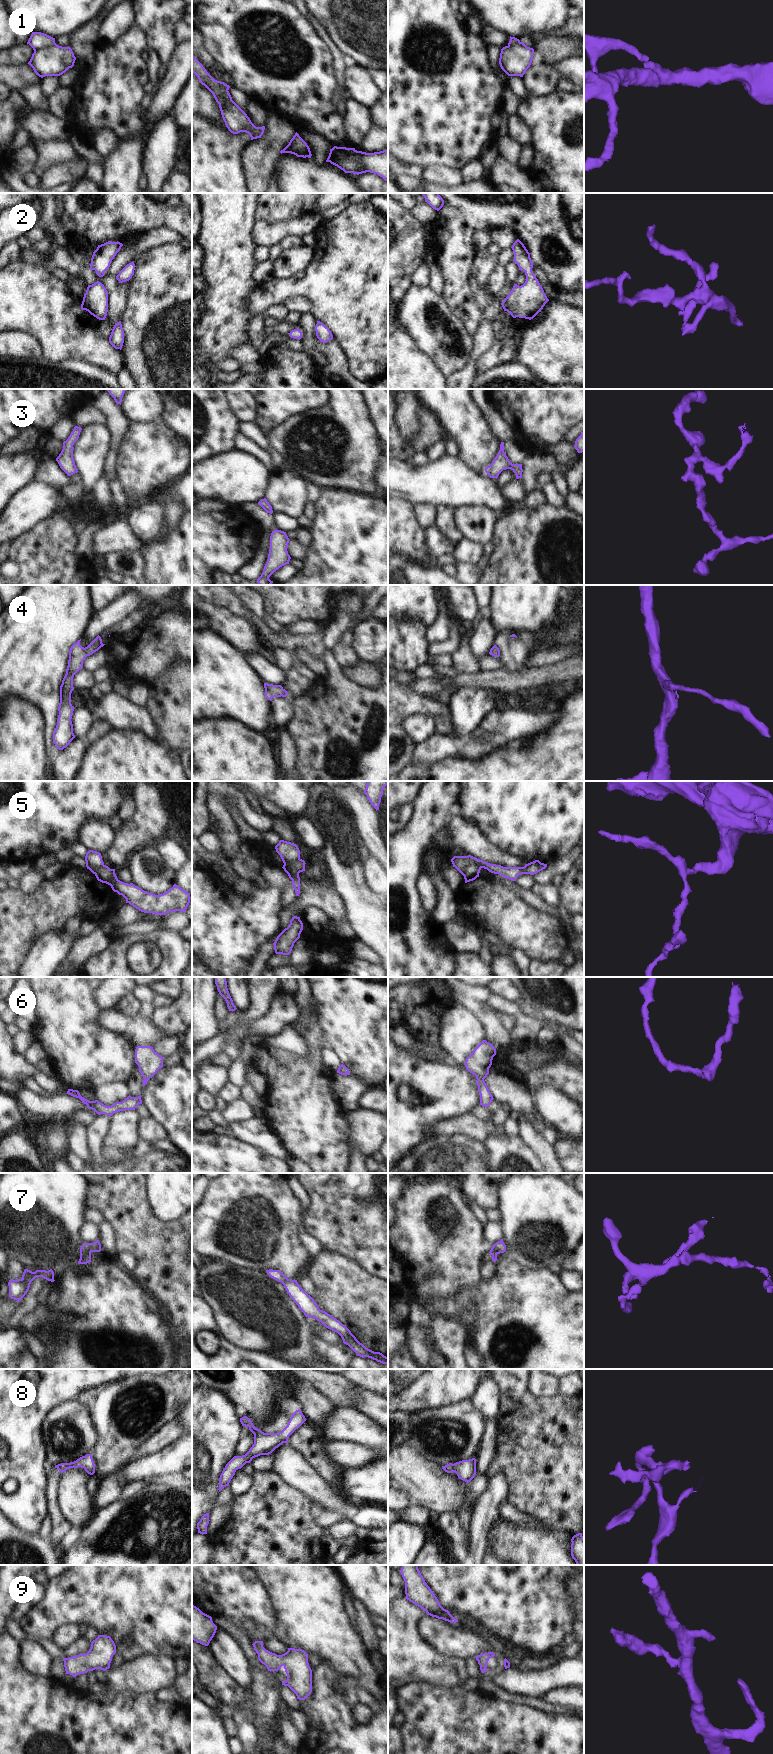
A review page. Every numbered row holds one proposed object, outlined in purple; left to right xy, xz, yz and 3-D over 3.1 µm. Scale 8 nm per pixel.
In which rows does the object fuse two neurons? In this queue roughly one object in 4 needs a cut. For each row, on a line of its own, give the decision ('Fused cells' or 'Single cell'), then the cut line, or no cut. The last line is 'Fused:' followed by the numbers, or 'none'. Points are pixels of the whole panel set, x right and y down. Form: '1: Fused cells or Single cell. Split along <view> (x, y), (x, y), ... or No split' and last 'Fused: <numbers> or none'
1: Fused cells. Split along xy (55, 43), (34, 51)
2: Single cell. No split
3: Single cell. No split
4: Single cell. No split
5: Fused cells. Split along yz (480, 867), (469, 864), (463, 875)
6: Single cell. No split
7: Single cell. No split
8: Single cell. No split
9: Single cell. No split
Fused: 1, 5

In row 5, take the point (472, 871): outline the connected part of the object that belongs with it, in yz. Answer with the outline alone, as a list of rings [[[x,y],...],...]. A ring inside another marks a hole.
[[[474,864],[468,865],[464,873],[465,883],[473,881],[479,877],[480,870],[481,868]]]

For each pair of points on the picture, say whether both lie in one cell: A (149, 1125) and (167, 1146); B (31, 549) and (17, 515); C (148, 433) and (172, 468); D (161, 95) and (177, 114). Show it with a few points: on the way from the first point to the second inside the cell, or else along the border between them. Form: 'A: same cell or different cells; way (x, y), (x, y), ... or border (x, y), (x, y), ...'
A: different cells; border (166, 1138), (159, 1139), (153, 1144), (140, 1140)
B: different cells; border (44, 520), (31, 531), (27, 531), (10, 541)
C: same cell; way (148, 442), (163, 459)
D: different cells; border (181, 91), (170, 114)

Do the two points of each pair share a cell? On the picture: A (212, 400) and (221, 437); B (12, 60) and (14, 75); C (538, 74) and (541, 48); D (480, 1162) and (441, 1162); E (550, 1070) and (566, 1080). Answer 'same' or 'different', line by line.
A: same
B: different
C: different
D: same
E: same

